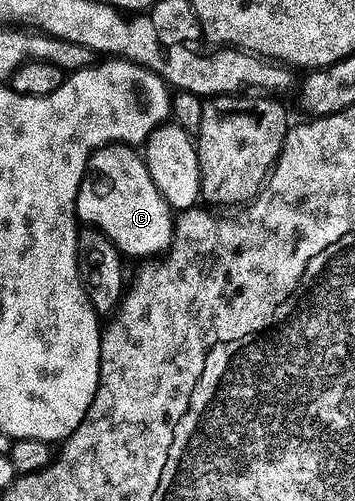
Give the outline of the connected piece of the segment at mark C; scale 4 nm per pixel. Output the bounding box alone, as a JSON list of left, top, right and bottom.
[75,144,177,260]

